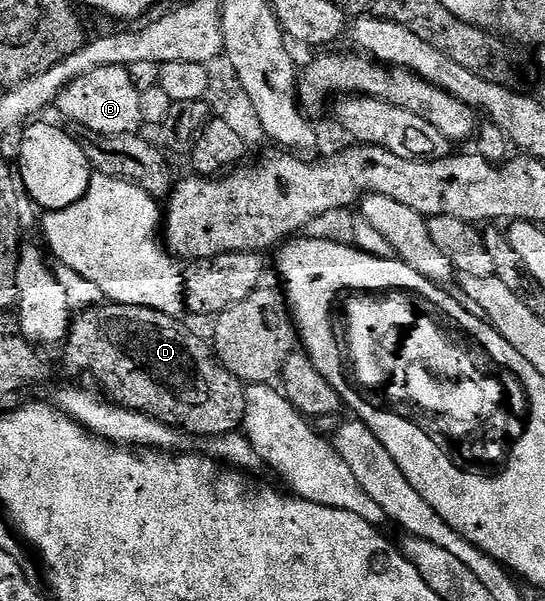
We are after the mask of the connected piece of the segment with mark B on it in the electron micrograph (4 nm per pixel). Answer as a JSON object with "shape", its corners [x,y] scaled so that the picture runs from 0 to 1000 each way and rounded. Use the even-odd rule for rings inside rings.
{"shape":[[[196,111],[194,115],[172,115],[169,121],[158,121],[143,128],[103,163],[101,183],[110,183],[119,191],[125,205],[158,208],[158,215],[172,215],[172,221],[189,225],[248,225],[266,210],[261,195],[261,155],[246,141],[231,111]]]}

